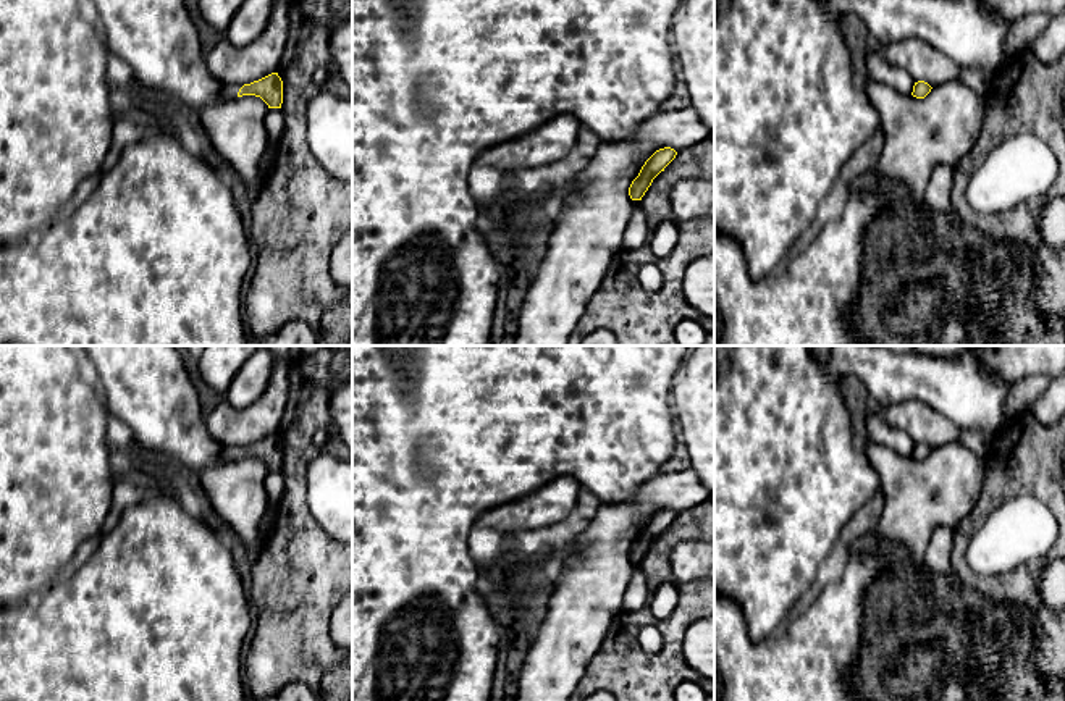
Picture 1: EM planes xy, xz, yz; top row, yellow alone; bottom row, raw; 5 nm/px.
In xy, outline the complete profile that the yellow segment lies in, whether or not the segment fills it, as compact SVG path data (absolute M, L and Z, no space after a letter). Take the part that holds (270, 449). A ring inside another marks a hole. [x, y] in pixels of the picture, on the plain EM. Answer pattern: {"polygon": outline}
{"polygon": "M272 434L250 446L223 446L220 460L234 460L242 457L260 459L268 470L281 470L283 465L283 443L278 434Z"}

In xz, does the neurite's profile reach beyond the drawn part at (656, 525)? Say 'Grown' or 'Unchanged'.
Unchanged

